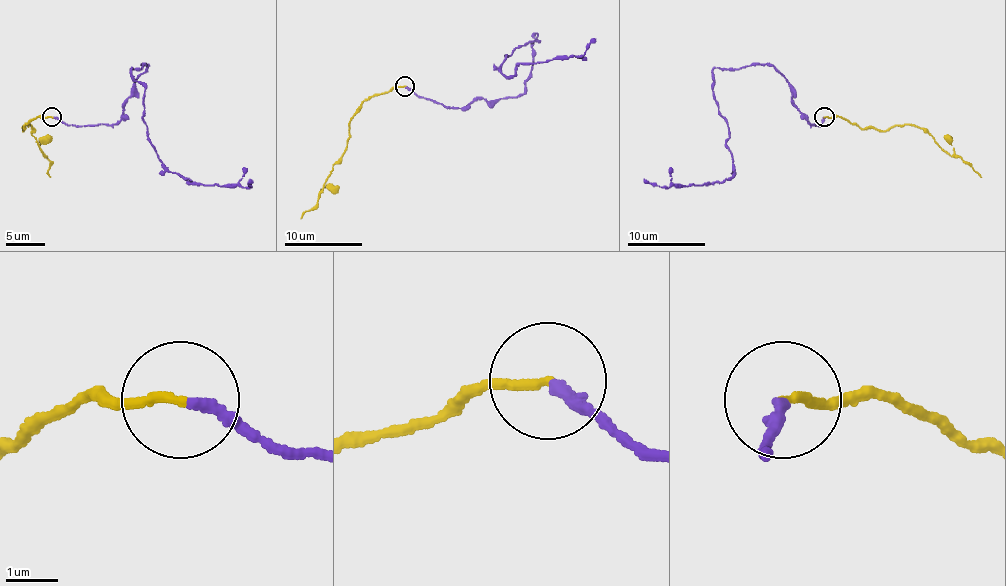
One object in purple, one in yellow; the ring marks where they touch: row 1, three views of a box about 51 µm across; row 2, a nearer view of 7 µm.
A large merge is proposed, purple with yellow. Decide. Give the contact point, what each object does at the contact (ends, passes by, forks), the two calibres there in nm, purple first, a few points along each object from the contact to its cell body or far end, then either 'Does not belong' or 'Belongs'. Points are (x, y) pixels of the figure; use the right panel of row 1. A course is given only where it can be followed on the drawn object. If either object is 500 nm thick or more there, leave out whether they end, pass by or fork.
Place: (824, 117). At the ring purple ends. At the ring yellow ends. Thickness 180 nm (purple) against 150 nm. Course of purple: (823, 117), (809, 125), (771, 65), (716, 67), (712, 88), (735, 171), (711, 183), (644, 179). Course of yellow: (824, 117), (847, 119), (861, 129), (885, 131), (909, 125), (924, 129), (945, 152), (959, 156), (982, 177). Belongs

